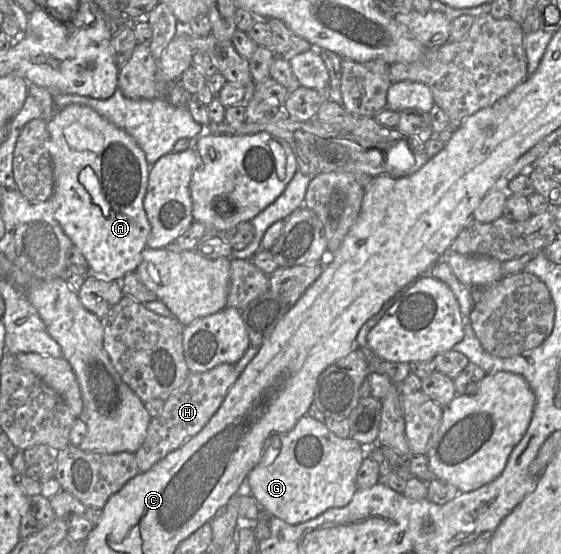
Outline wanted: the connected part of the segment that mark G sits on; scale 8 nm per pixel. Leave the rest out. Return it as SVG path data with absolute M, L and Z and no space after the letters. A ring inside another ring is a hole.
M307 415L279 438L281 448L273 462L262 460L247 477L248 492L261 510L289 525L298 525L351 502L358 489L357 473L366 457L364 446L351 437L334 435L324 423Z

